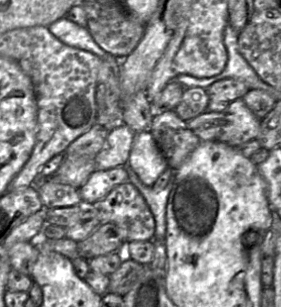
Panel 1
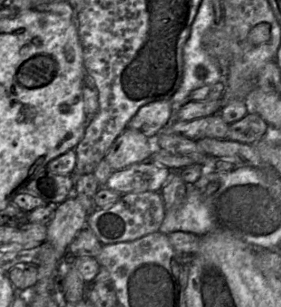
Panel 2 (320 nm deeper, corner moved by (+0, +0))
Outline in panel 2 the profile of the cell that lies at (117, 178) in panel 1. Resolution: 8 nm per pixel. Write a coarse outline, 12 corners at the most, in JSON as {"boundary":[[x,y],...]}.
{"boundary":[[150,160],[113,171],[118,193],[160,192],[169,168]]}

